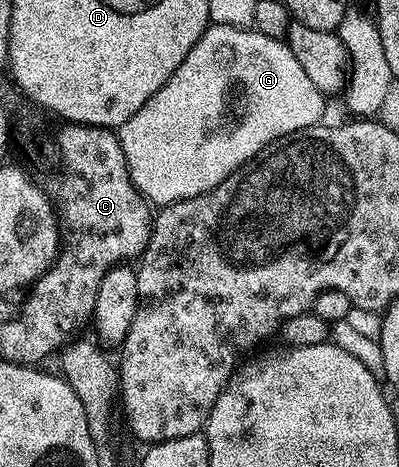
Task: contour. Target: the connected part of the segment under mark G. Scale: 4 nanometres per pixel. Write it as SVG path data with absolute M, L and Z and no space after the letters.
M209 24L198 43L190 47L190 55L182 59L178 71L126 123L118 126L128 177L137 193L156 207L197 197L218 187L218 183L280 137L321 124L324 101L325 94L314 87L298 59L294 59L294 51L281 38L267 37L252 27Z

